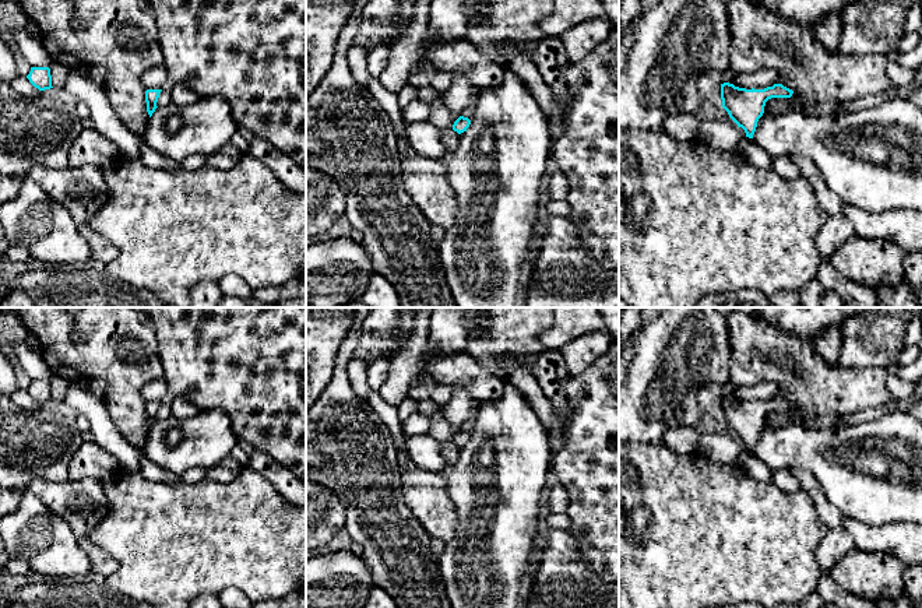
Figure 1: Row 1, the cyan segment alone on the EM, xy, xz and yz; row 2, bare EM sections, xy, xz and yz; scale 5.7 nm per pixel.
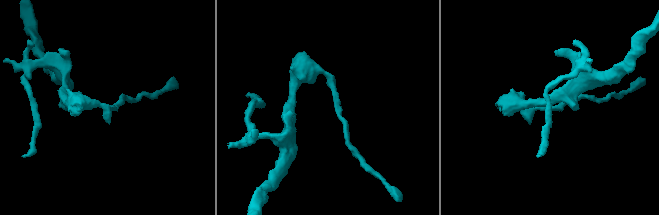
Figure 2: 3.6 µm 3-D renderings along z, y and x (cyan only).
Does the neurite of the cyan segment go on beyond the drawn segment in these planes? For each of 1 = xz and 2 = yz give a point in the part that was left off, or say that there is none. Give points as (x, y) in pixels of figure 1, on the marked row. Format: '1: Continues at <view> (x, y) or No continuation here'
1: No continuation here
2: No continuation here

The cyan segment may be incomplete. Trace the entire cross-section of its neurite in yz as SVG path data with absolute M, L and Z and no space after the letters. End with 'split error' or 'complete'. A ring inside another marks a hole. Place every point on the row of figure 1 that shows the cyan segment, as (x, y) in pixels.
M729 82L721 84L722 108L749 138L753 138L757 122L764 113L766 102L771 98L791 98L792 94L793 91L782 84L774 84L764 89L746 89Z; complete

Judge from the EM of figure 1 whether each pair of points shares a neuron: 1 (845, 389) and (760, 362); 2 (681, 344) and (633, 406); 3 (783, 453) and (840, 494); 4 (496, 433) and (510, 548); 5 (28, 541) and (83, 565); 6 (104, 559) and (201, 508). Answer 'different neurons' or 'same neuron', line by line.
1: same neuron
2: same neuron
3: same neuron
4: same neuron
5: same neuron
6: different neurons

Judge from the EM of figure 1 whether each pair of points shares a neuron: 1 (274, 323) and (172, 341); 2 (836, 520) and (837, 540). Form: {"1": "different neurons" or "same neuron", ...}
{"1": "same neuron", "2": "different neurons"}

